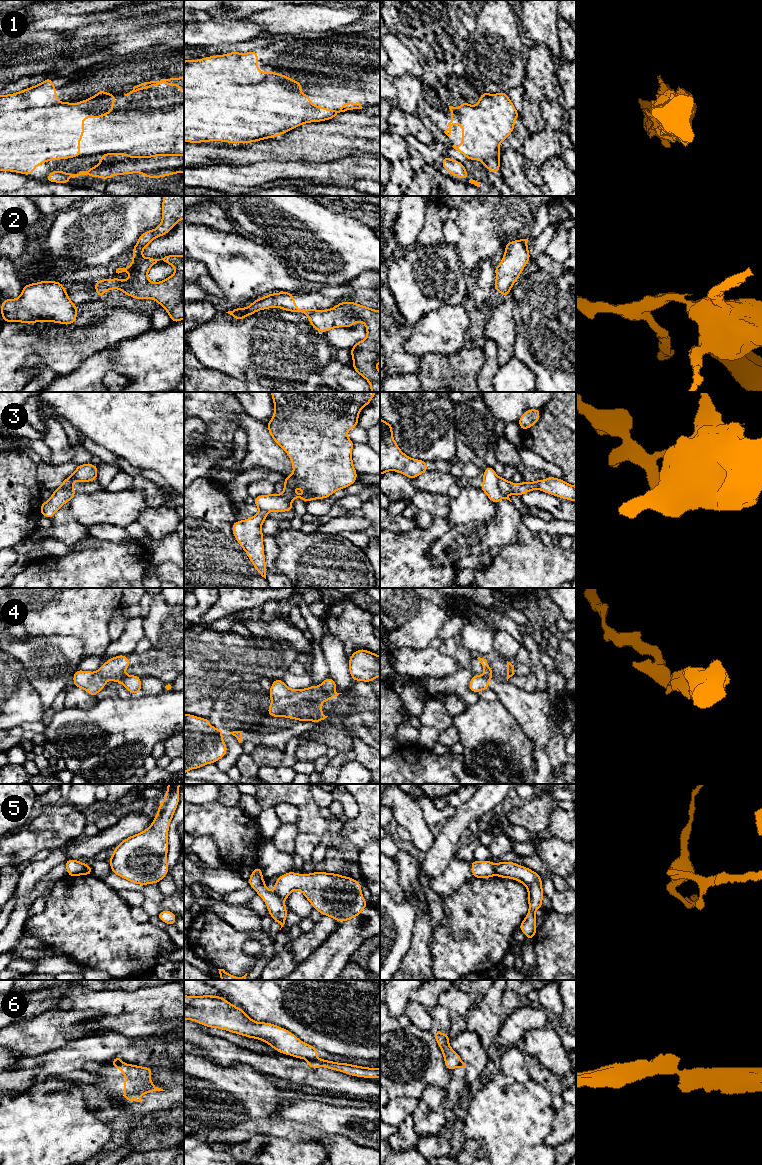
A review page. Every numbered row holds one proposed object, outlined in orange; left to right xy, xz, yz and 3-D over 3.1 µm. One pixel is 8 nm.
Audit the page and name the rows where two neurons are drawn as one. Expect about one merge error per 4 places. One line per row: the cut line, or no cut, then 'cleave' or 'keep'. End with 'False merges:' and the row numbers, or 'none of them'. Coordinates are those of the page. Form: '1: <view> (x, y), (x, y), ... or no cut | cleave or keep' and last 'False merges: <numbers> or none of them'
1: no cut | keep
2: xz (316, 310), (308, 315) | cleave
3: yz (499, 478), (499, 488), (503, 495) | cleave
4: xz (320, 689), (331, 693) | cleave
5: xy (85, 864), (83, 874) | cleave
6: xz (317, 1058), (308, 1060) | cleave
False merges: 2, 3, 4, 5, 6

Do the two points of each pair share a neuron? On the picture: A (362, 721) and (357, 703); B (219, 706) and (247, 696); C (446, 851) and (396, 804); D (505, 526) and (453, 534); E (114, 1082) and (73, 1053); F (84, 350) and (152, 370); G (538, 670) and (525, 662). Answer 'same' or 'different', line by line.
A: different
B: same
C: different
D: same
E: different
F: different
G: different

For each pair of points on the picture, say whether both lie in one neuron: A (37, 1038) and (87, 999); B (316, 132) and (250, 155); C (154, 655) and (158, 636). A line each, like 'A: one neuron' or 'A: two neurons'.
A: two neurons
B: one neuron
C: two neurons

